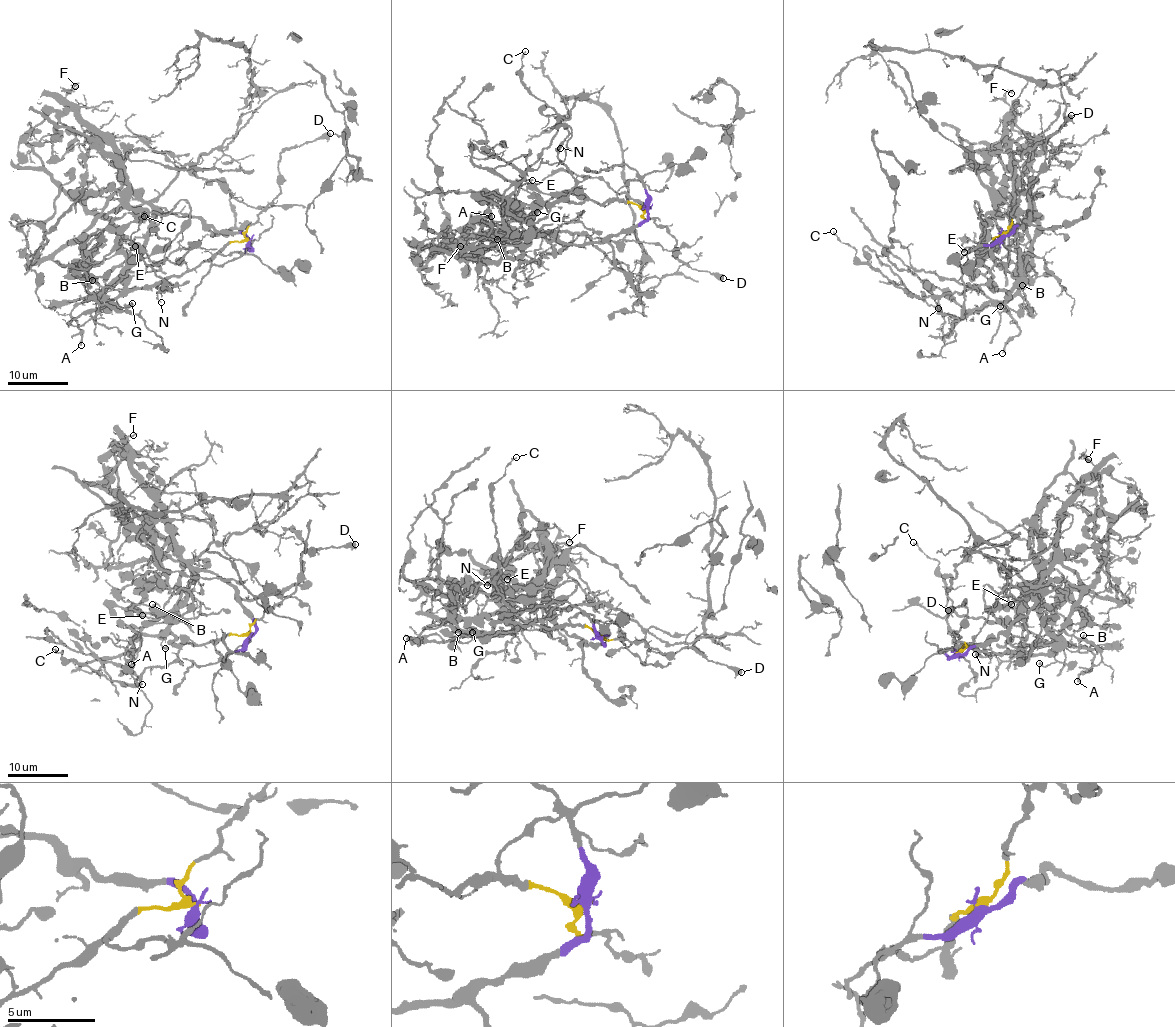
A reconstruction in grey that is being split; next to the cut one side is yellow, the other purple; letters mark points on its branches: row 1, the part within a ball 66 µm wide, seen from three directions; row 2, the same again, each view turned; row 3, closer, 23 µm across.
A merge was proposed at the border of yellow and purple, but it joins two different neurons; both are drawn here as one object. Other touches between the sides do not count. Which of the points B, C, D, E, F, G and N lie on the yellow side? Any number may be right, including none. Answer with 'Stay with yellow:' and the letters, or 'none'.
Stay with yellow: B, C, D, E, G, N

